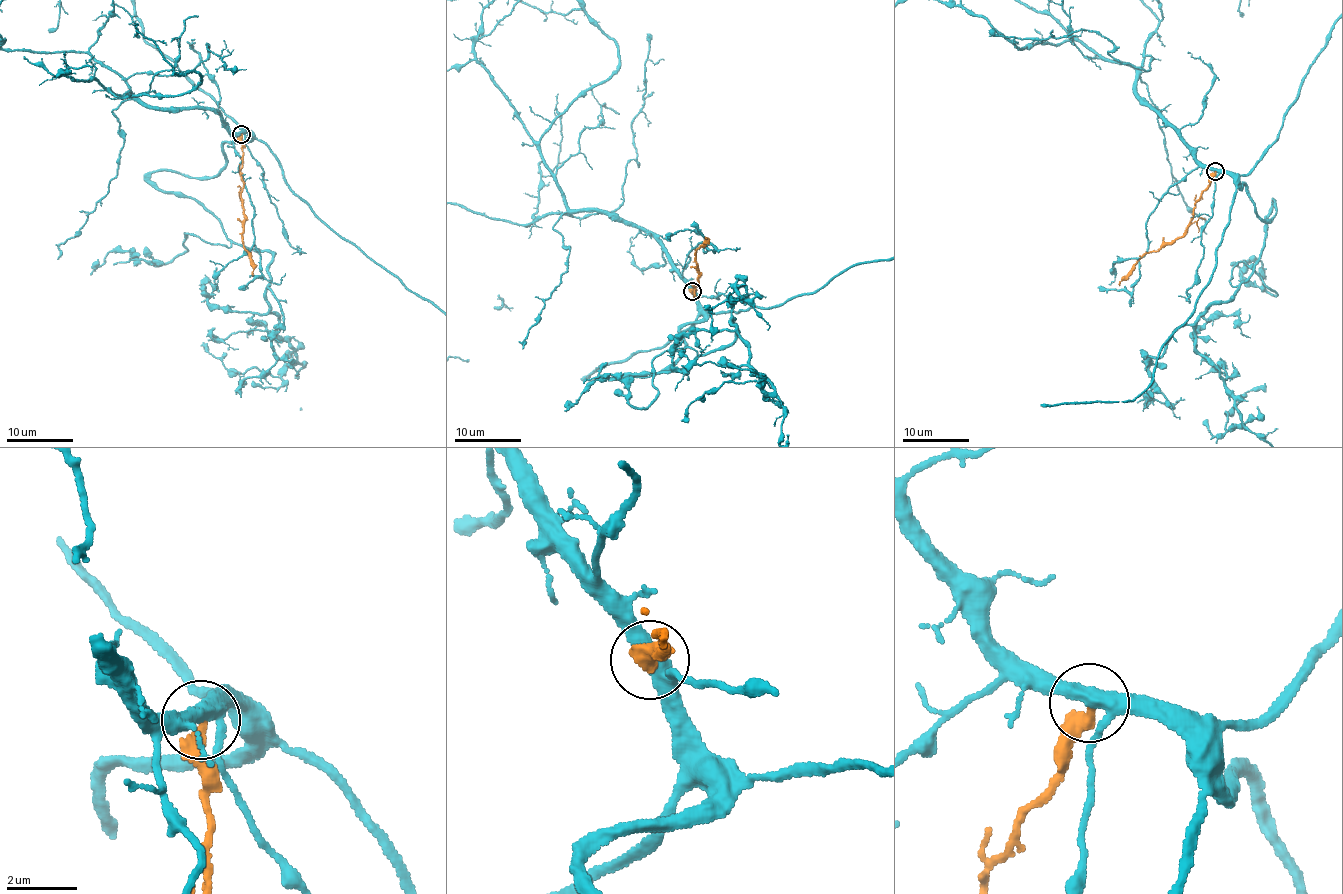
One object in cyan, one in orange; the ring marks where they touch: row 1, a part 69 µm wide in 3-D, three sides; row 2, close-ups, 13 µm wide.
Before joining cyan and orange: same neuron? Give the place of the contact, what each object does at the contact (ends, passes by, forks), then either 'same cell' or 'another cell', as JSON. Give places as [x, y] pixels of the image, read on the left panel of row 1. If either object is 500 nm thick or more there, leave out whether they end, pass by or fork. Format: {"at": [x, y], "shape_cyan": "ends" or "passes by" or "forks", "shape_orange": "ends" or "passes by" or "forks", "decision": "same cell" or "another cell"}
{"at": [241, 134], "shape_cyan": "forks", "shape_orange": "ends", "decision": "another cell"}

